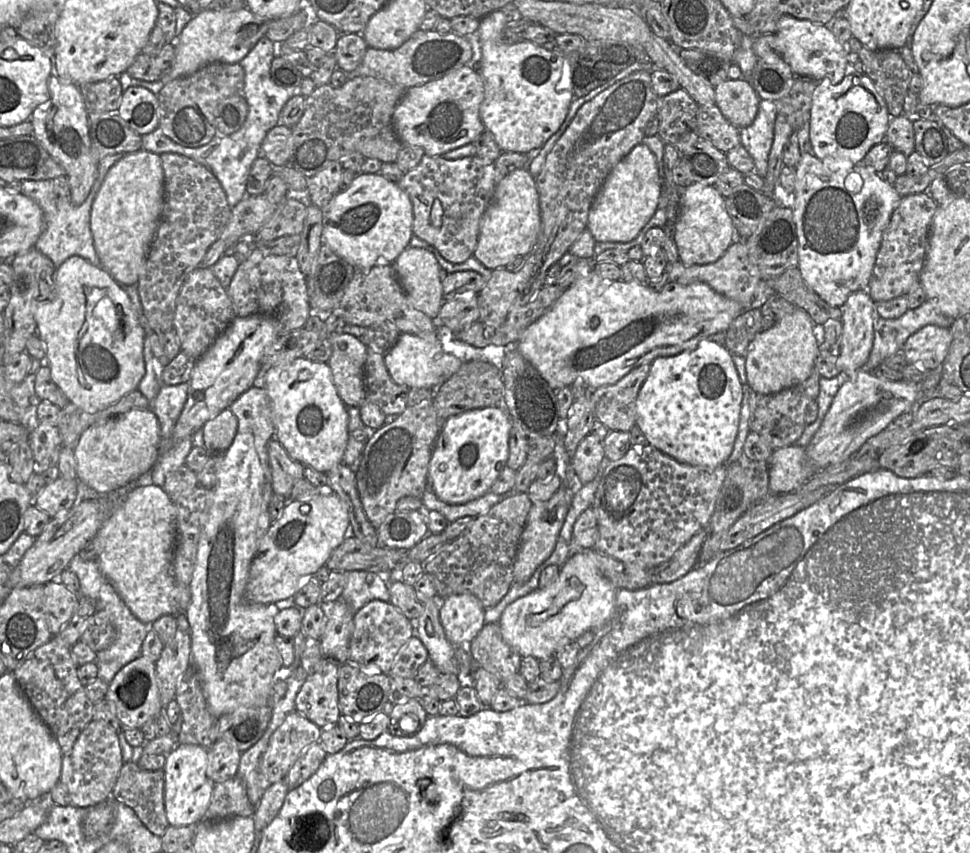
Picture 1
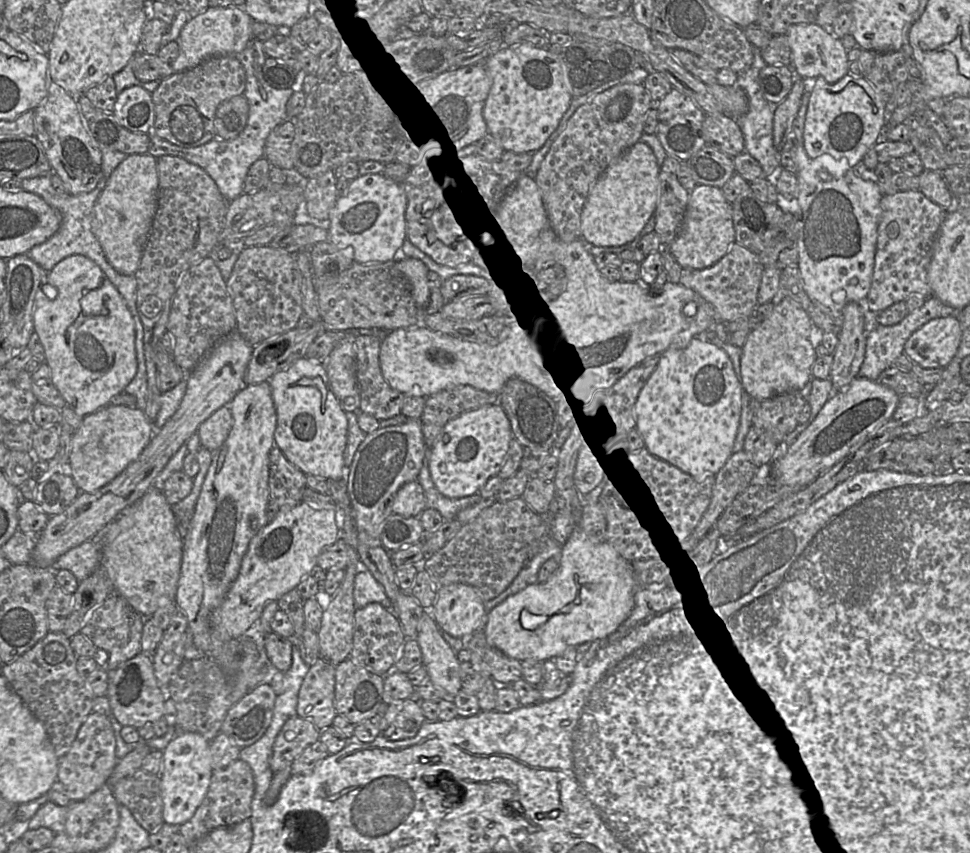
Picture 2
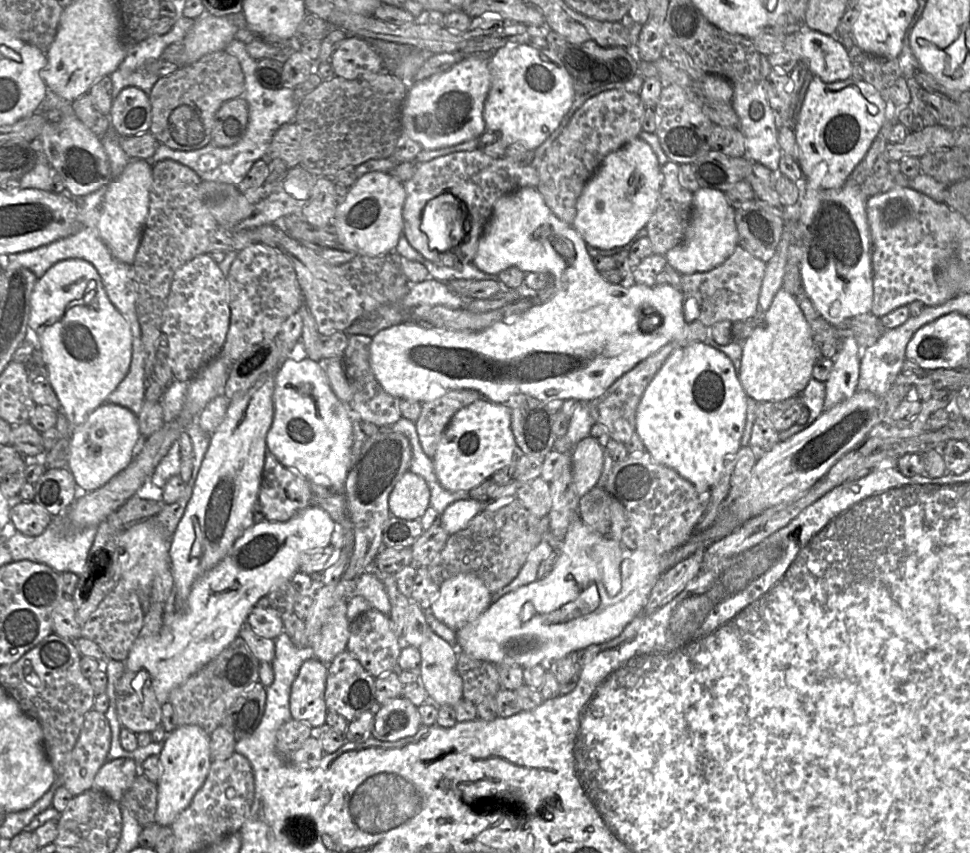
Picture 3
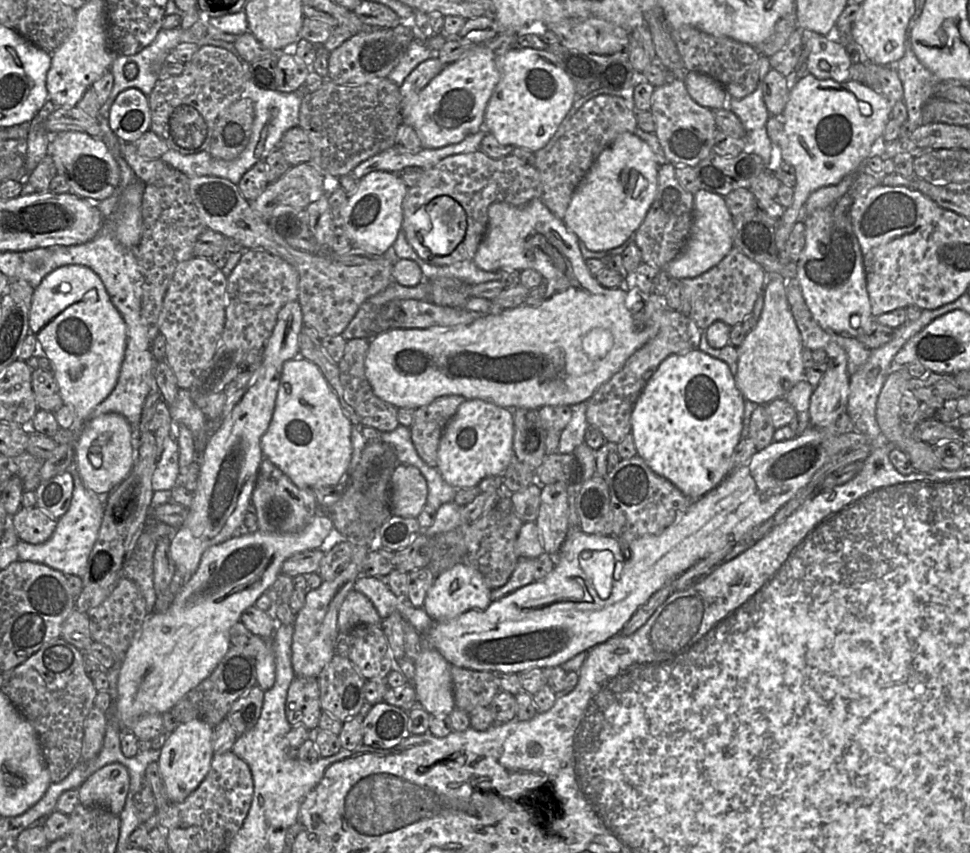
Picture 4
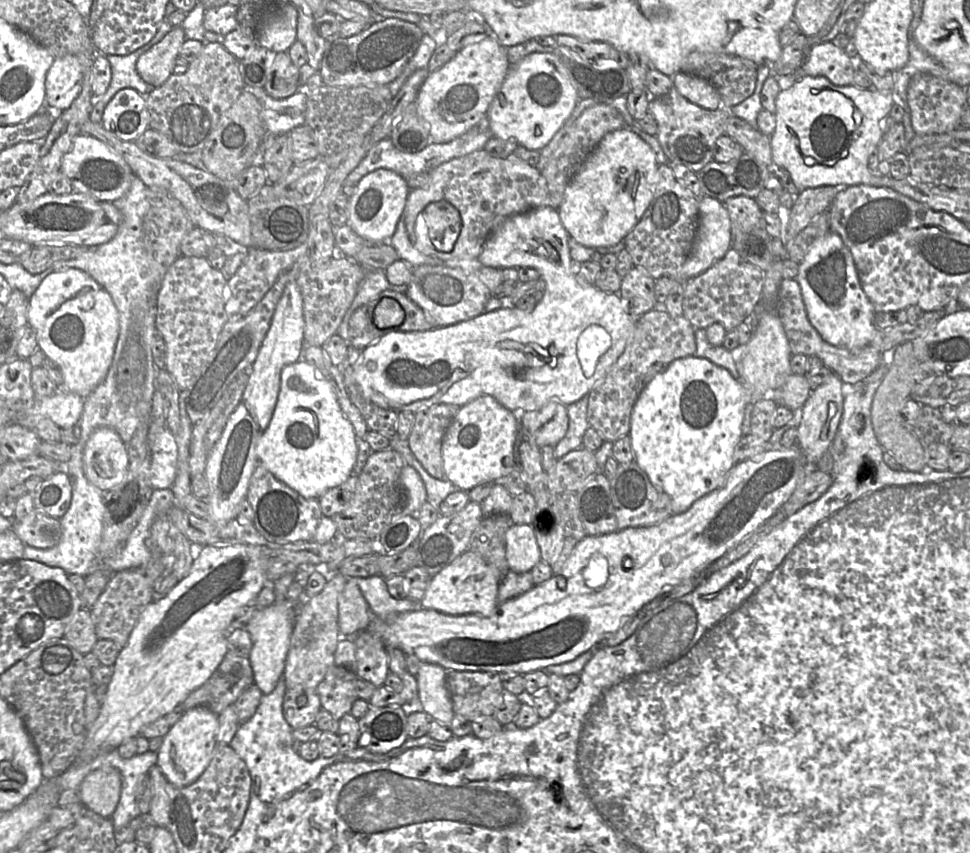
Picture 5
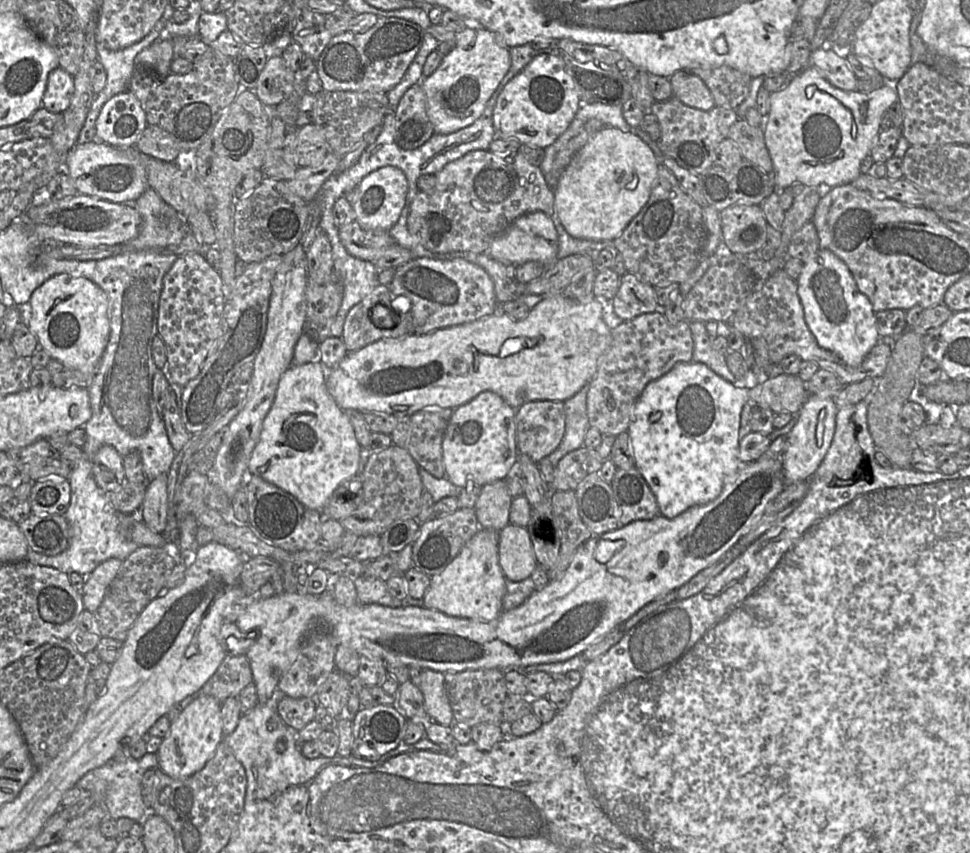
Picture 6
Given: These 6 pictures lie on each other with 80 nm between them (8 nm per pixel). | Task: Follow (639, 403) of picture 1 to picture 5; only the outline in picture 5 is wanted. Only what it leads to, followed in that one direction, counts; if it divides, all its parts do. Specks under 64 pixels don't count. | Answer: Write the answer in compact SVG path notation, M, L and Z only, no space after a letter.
M695 355L683 357L672 361L666 369L656 374L640 393L631 414L631 427L629 436L634 452L634 461L647 474L654 487L671 498L674 514L681 514L699 498L719 488L735 466L734 449L742 437L742 422L744 420L745 407L749 402L754 402L752 393L742 381L735 379L731 373L708 359Z

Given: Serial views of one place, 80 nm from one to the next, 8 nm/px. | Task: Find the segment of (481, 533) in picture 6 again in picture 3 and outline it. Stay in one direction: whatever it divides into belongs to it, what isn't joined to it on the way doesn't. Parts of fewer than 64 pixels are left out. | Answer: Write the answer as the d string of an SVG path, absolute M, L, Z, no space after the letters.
M458 574L439 586L430 612L453 630L477 619L490 605L491 592L477 576Z

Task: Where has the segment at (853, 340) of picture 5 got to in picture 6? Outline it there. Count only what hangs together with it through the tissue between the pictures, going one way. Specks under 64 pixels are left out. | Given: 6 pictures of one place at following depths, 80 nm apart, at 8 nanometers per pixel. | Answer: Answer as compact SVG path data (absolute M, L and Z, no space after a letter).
M819 248L804 263L797 283L806 324L819 346L838 355L848 366L859 366L881 338L876 312L867 296L859 291L845 262L832 251Z

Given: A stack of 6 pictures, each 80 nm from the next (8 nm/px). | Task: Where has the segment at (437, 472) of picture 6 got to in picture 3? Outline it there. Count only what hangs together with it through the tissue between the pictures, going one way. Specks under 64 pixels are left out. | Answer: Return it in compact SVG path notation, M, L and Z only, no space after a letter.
M473 389L451 390L443 396L422 403L422 410L415 422L423 451L433 459L440 438L456 412L483 398Z

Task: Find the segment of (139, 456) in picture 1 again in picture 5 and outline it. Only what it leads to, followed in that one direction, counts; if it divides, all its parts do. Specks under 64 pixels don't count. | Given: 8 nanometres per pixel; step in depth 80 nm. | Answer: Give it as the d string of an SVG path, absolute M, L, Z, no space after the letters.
M109 427L94 430L83 452L87 480L107 492L125 479L128 466L128 448L119 434Z

